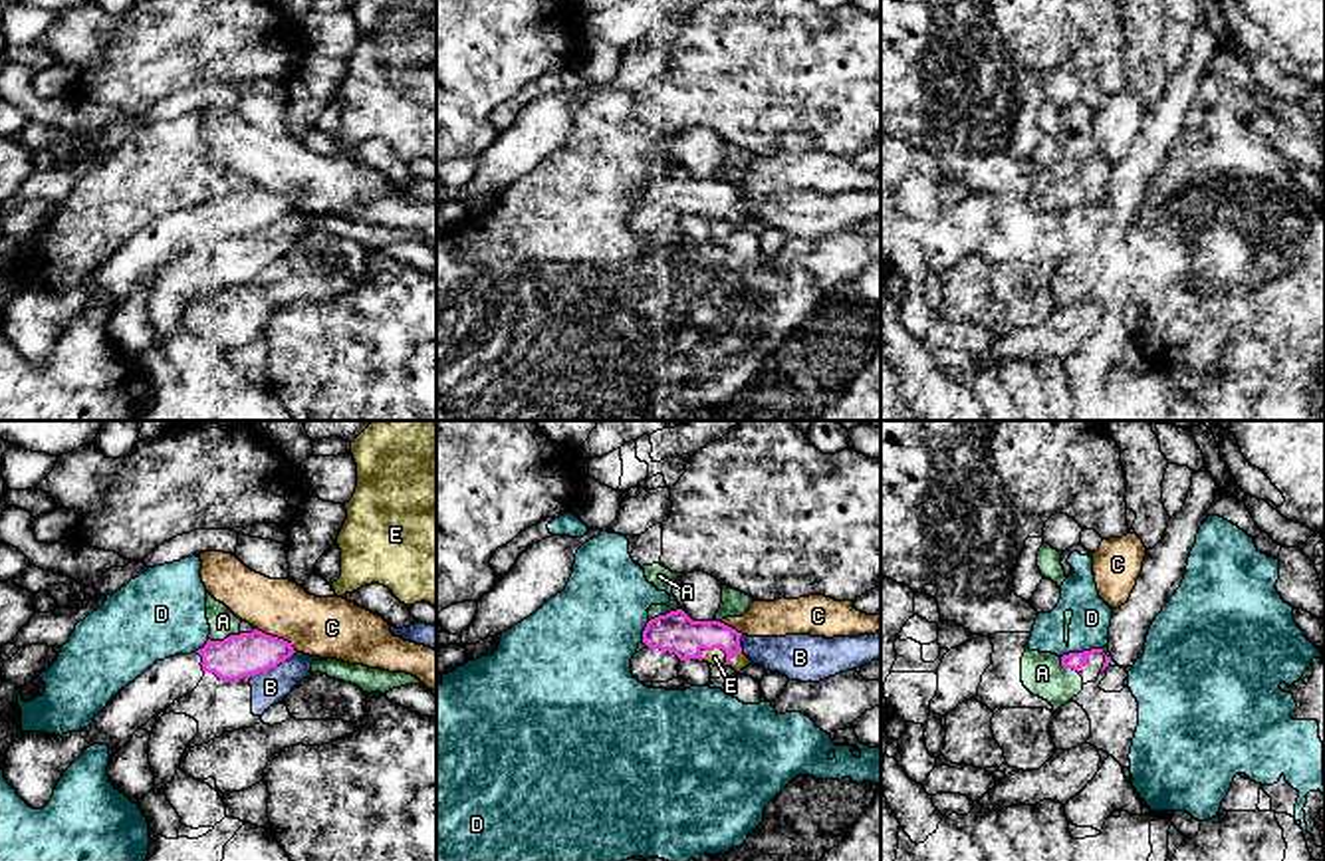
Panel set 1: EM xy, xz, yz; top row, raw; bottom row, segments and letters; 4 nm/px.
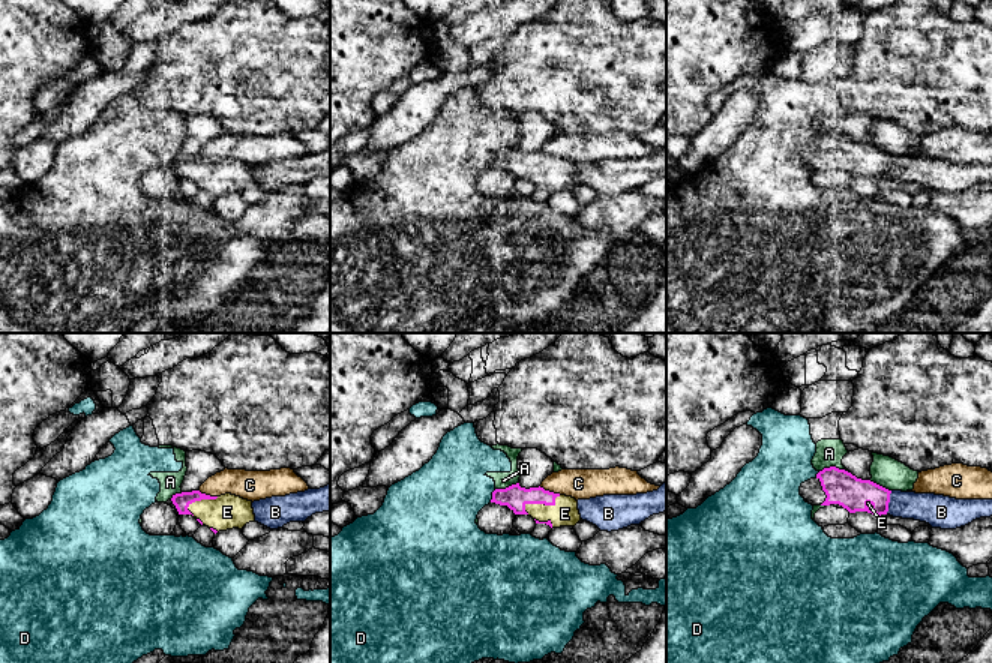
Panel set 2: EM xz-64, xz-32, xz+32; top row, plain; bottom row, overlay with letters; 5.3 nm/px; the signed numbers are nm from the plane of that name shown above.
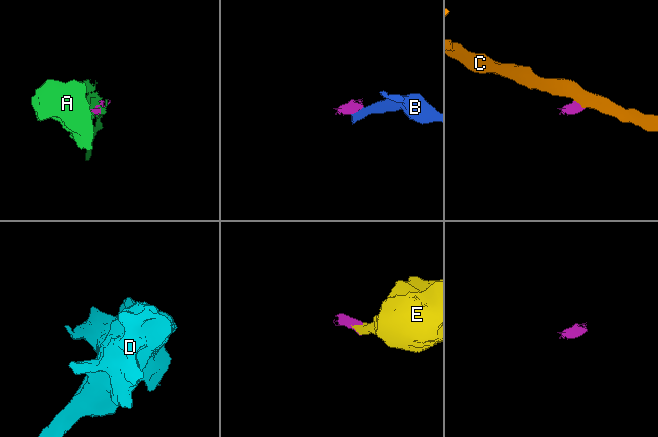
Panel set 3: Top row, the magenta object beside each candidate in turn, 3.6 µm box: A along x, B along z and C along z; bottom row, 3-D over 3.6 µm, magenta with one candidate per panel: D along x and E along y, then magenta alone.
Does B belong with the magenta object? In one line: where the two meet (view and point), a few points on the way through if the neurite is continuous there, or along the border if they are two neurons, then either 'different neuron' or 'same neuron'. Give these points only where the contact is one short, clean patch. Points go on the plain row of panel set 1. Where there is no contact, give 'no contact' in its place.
contact xy (264, 227); border xy (276, 221), (252, 233); different neuron

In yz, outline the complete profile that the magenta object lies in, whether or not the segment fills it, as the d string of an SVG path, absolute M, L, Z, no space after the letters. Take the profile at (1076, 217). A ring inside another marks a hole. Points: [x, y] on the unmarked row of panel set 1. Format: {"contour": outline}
{"contour": "M1091 204L1083 208L1069 208L1061 212L1063 224L1073 224L1083 232L1083 240L1095 238L1099 228L1109 220L1109 212L1103 204Z"}

